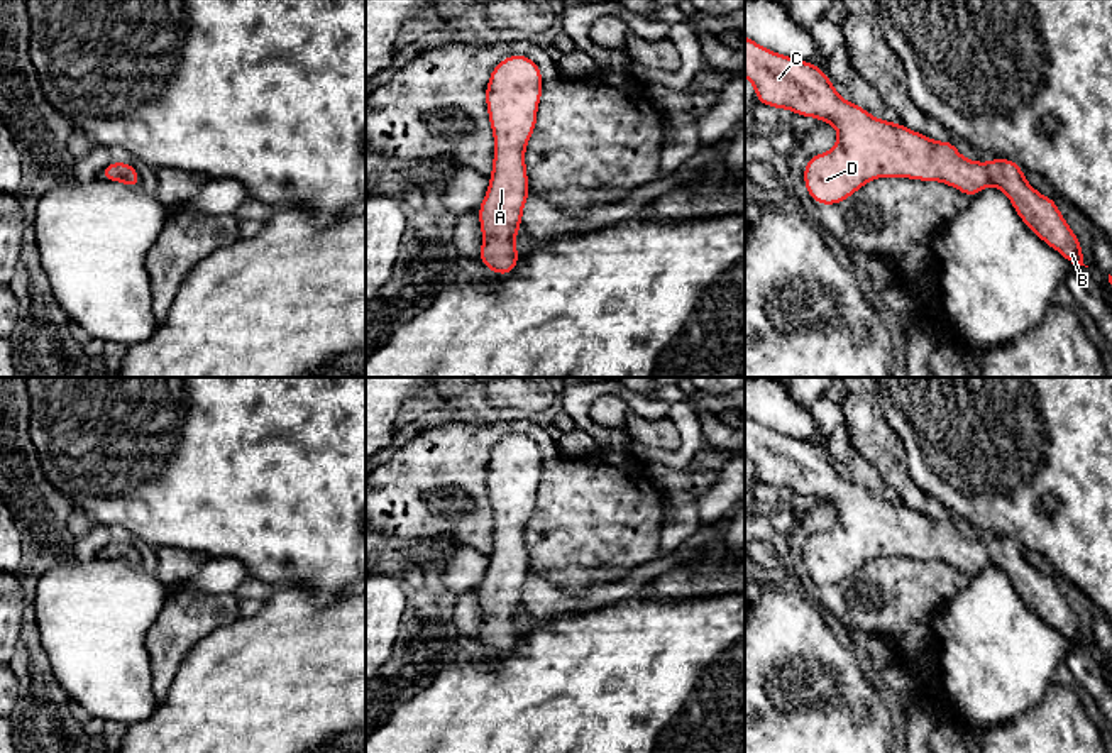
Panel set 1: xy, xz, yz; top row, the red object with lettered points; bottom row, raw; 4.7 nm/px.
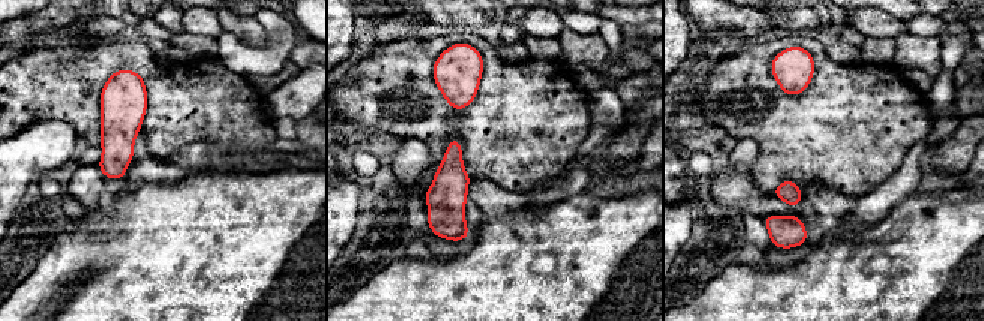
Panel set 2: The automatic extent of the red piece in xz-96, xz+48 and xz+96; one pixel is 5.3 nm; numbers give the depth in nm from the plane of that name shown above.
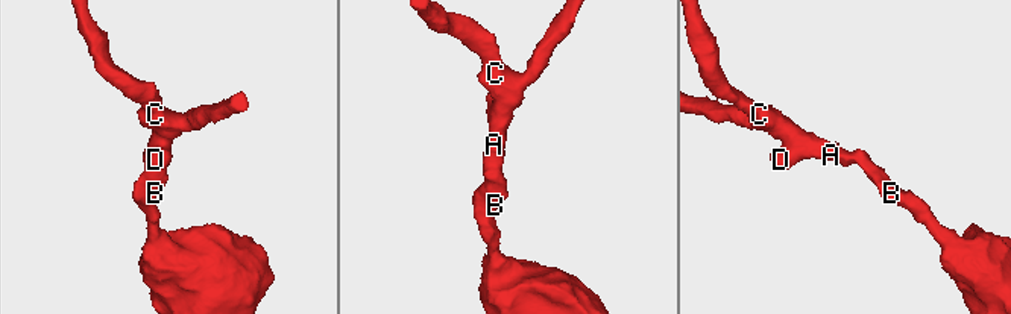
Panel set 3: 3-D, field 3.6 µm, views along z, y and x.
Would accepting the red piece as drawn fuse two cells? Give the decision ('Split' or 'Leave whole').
Leave whole

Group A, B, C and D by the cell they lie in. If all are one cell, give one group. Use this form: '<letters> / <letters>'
A B C D

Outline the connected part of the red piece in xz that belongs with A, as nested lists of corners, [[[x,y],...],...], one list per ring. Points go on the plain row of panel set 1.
[[[513,433],[493,447],[486,465],[494,538],[487,572],[477,587],[484,618],[479,640],[501,655],[509,653],[520,640],[513,619],[530,574],[525,528],[537,506],[542,462],[538,443]]]

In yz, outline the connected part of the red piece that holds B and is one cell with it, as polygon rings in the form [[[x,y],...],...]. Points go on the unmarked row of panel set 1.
[[[746,415],[745,455],[755,465],[757,482],[790,487],[795,494],[836,506],[838,523],[809,536],[804,545],[804,563],[816,582],[841,582],[875,557],[941,560],[970,577],[994,563],[1009,575],[1029,609],[1066,641],[1085,645],[1080,618],[1056,580],[1036,570],[1016,540],[968,540],[951,519],[936,521],[904,503],[875,497],[843,479],[821,447],[777,433]]]

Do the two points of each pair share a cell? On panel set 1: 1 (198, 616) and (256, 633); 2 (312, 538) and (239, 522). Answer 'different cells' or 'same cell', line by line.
1: different cells
2: same cell

